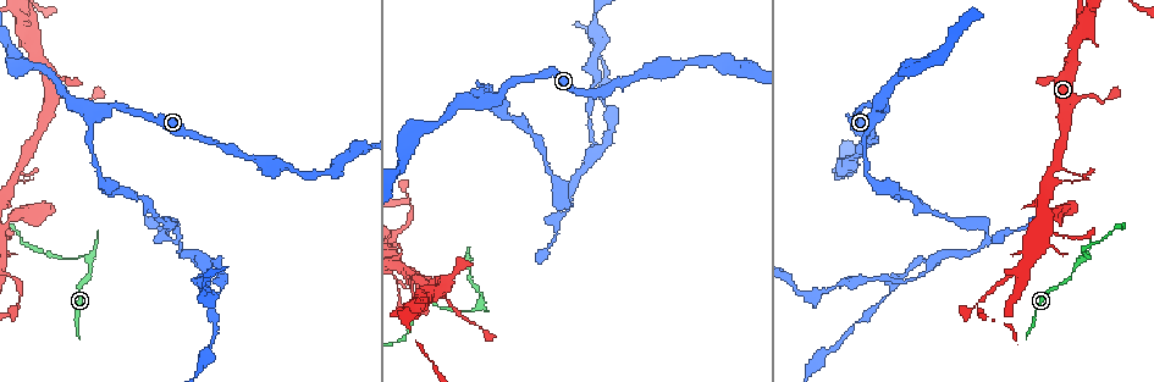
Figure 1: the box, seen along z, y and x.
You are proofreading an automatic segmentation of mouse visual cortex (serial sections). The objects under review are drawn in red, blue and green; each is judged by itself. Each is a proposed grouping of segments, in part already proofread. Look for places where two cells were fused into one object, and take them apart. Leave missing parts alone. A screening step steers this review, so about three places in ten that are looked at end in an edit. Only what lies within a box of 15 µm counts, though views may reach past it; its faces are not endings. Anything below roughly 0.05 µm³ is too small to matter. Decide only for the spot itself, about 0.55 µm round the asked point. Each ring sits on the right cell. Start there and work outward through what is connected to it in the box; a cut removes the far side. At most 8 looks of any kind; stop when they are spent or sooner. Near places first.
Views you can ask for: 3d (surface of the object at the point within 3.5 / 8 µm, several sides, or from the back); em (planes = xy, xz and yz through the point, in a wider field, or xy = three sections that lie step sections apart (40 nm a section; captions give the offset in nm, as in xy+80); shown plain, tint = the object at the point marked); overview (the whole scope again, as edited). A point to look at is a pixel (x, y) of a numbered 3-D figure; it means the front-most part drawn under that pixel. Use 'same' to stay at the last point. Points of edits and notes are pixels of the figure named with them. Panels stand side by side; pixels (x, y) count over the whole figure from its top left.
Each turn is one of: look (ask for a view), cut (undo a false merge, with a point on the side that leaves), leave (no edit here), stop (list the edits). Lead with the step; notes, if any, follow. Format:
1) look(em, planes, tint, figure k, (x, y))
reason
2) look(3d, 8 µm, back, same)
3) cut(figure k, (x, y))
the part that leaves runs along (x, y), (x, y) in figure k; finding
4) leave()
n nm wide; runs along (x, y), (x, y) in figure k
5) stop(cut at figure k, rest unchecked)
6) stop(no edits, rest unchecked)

look(3d, 8 µm, figure 1, (89, 256))
sharp bend

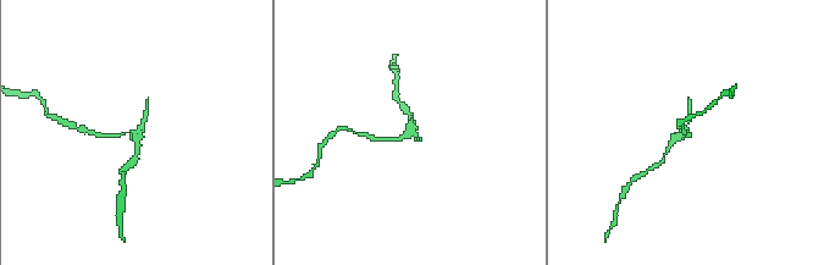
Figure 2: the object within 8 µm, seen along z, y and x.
look(3d, 3.5 µm, figure 2, (687, 131))

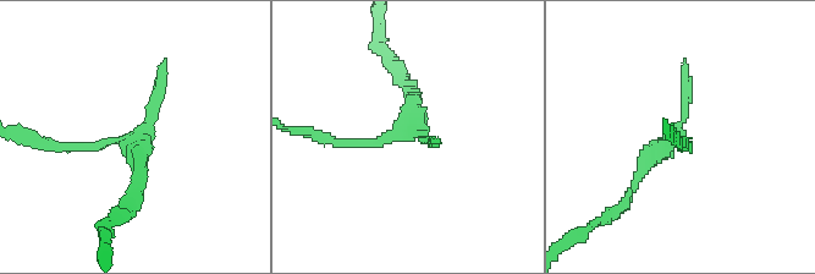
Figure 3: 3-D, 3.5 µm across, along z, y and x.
look(em, xy, step 5, tint, figure 3, (401, 131))

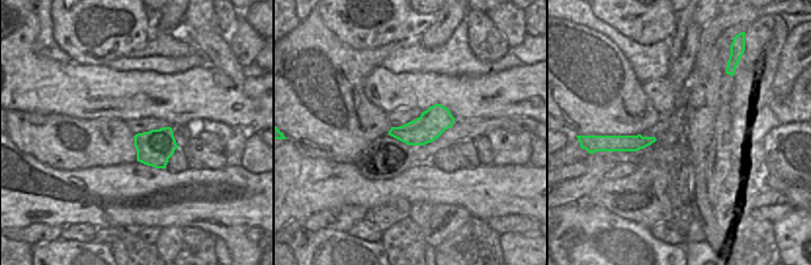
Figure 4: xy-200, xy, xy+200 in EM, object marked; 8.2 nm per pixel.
cut(figure 3, (73, 146))
the part that leaves runs along (113, 141), (56, 148), (29, 137) in figure 3; two cells meet here

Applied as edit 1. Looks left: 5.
look(em, xy, step 3, tint, figure 1, (570, 206))
branch point

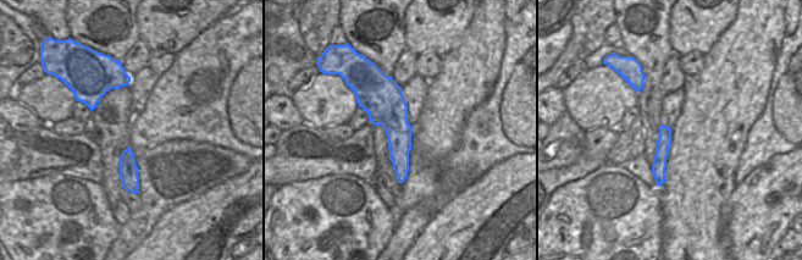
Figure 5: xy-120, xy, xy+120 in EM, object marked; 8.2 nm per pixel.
look(3d, 3.5 µm, back, same)

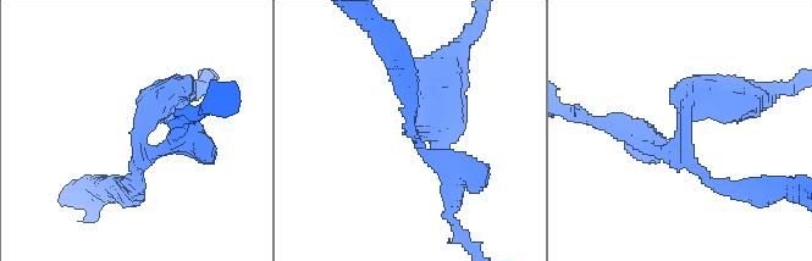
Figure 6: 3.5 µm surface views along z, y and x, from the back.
leave()
runs along (171, 98), (142, 132), (134, 192) in figure 6; one cell here

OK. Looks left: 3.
look(3d, 3.5 µm, figure 1, (933, 260))
two arms in line, one across

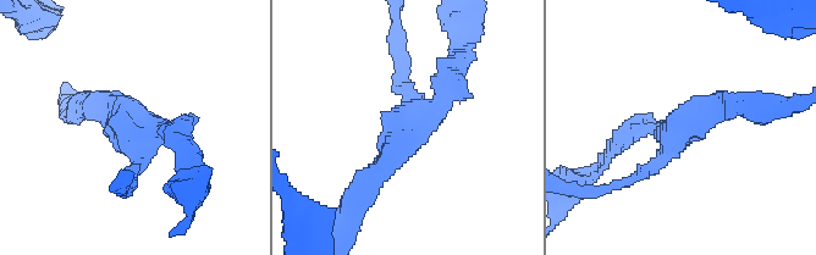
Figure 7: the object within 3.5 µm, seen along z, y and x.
look(em, xy, step 5, tint, figure 7, (138, 129))
3 arms; arms of 150, 250, 300 nm

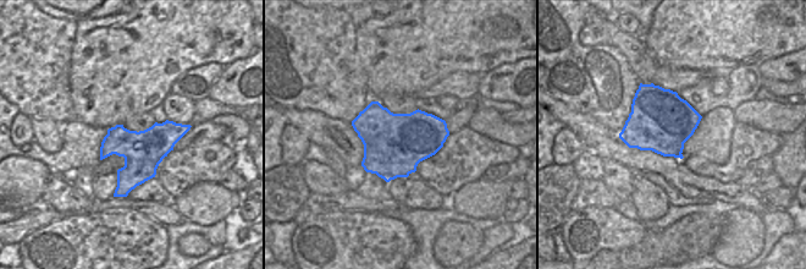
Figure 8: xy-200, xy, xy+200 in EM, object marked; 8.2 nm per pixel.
look(em, xy, step 1, tint, same)

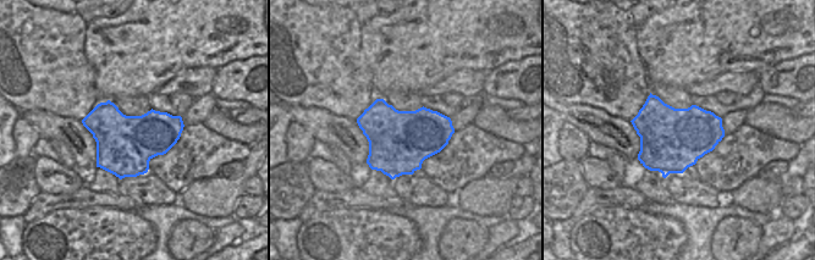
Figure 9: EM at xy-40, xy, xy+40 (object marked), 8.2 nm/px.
leave()
runs along (735, 104), (701, 109), (651, 168), (619, 183) in figure 7; continuous, no second cell

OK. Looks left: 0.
stop(cut at figure 3, rest unchecked)

